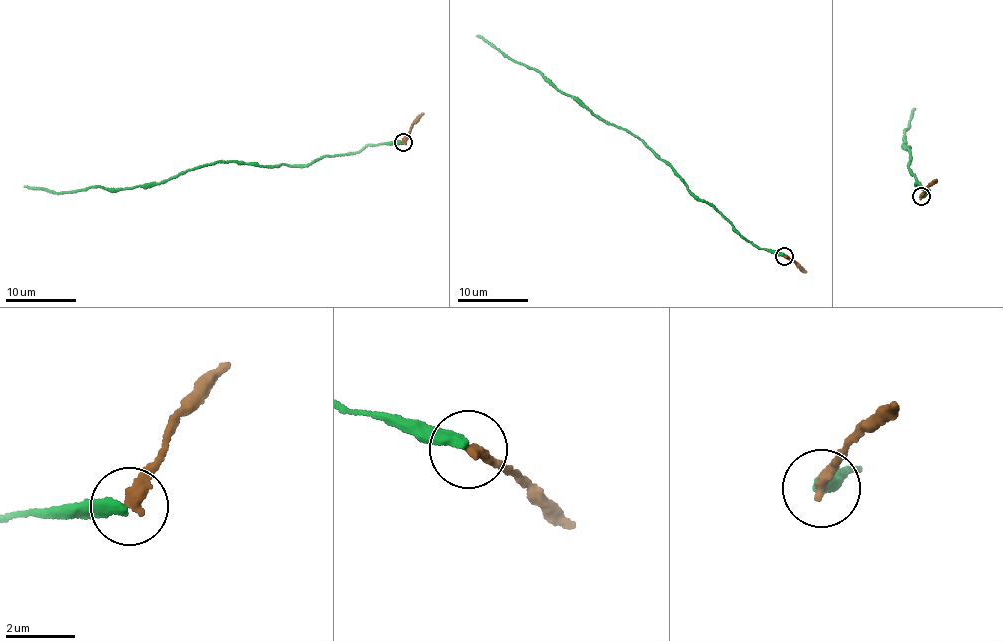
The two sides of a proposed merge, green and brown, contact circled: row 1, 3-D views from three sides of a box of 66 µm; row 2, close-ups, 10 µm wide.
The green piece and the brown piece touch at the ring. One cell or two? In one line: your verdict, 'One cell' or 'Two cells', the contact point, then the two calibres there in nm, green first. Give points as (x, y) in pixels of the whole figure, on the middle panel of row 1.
Two cells. Place: (784, 256). Thickness 360 nm (green) against 360 nm

